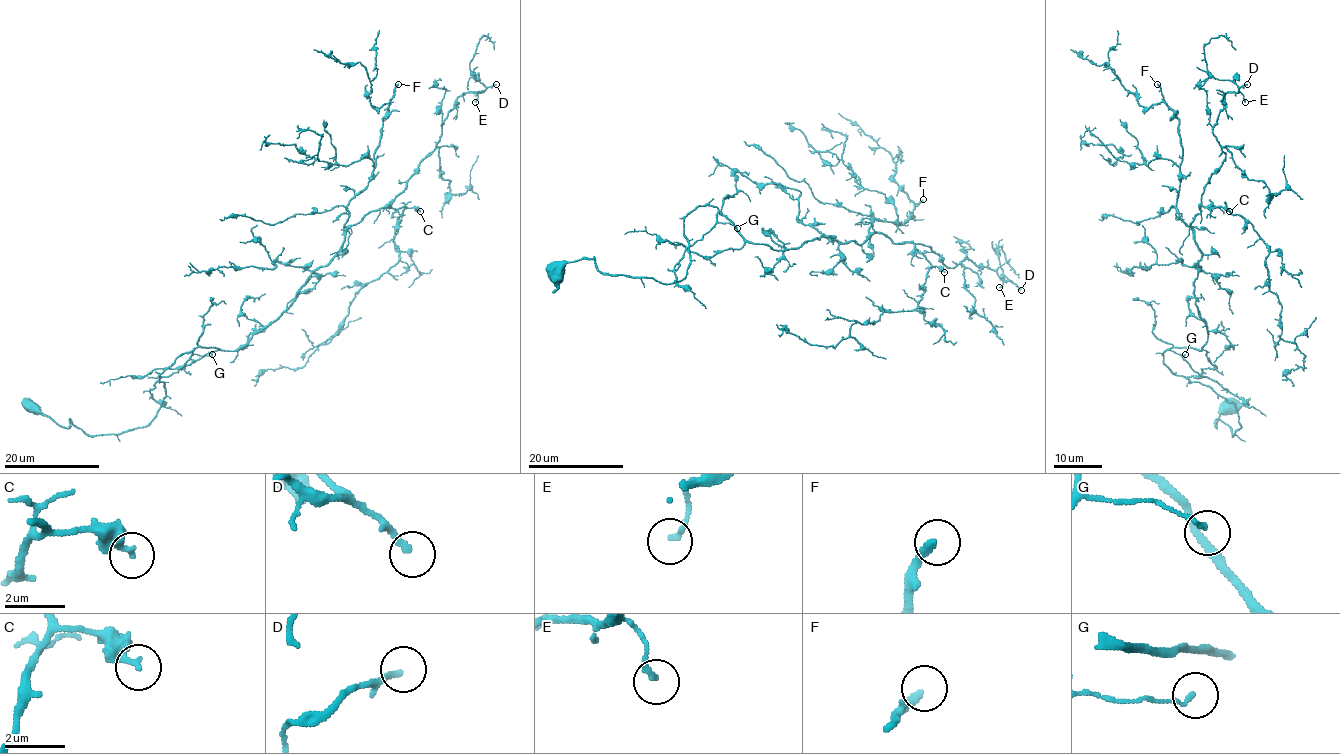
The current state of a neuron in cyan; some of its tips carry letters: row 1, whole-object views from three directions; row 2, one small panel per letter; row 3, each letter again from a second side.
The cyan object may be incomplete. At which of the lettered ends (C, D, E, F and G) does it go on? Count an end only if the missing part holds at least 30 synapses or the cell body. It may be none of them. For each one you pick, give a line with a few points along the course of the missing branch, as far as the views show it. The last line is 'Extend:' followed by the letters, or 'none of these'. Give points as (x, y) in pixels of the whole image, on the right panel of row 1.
D: (1247, 84), (1266, 66), (1279, 43), (1279, 25), (1268, 17), (1256, 18), (1229, 3)
Extend: D, F

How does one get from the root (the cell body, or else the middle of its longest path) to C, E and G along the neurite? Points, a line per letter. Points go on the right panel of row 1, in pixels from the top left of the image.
C: (1194, 285), (1202, 252), (1195, 241), (1190, 222), (1201, 211), (1200, 207), (1222, 207), (1229, 211)
E: (1194, 285), (1202, 252), (1190, 222), (1225, 159), (1213, 126), (1227, 92), (1240, 92), (1245, 102)
G: (1194, 285), (1197, 313), (1206, 322), (1208, 340), (1201, 351), (1190, 347), (1171, 348), (1180, 356), (1185, 354)

